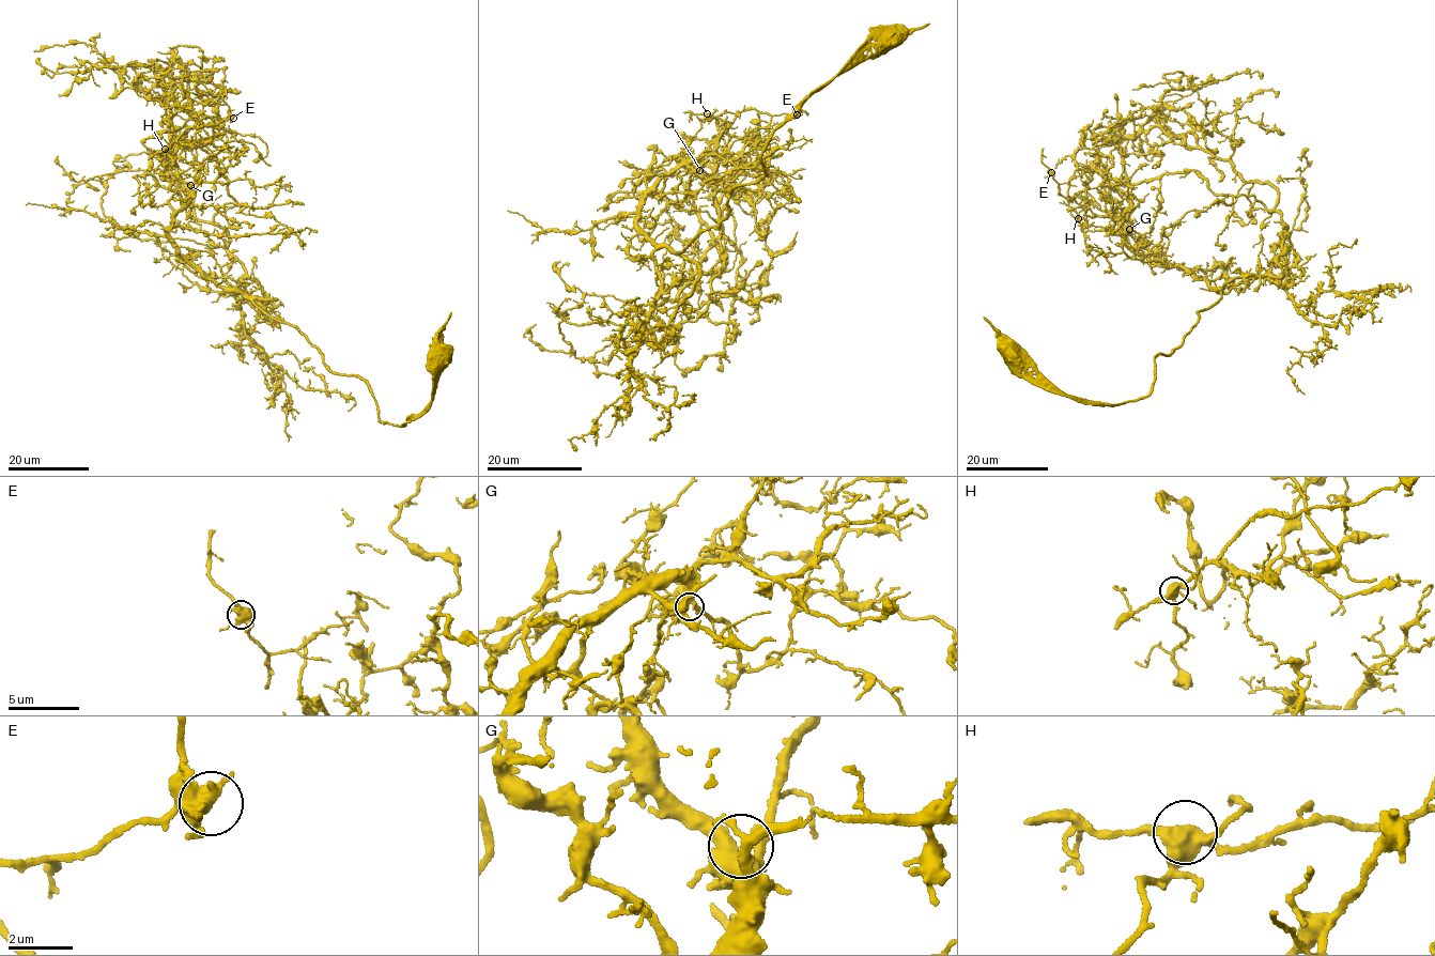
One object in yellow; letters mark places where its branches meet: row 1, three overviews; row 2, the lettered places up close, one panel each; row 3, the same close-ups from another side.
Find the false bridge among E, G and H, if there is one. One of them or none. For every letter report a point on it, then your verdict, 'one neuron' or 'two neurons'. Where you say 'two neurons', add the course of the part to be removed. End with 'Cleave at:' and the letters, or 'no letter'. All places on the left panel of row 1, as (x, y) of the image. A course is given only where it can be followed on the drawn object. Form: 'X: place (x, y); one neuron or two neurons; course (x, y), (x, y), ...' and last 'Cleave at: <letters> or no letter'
E: place (233, 118); one neuron
G: place (190, 185); one neuron
H: place (165, 149); two neurons; course (165, 149), (187, 128), (227, 119), (229, 107), (224, 99), (227, 89)
Cleave at: H

